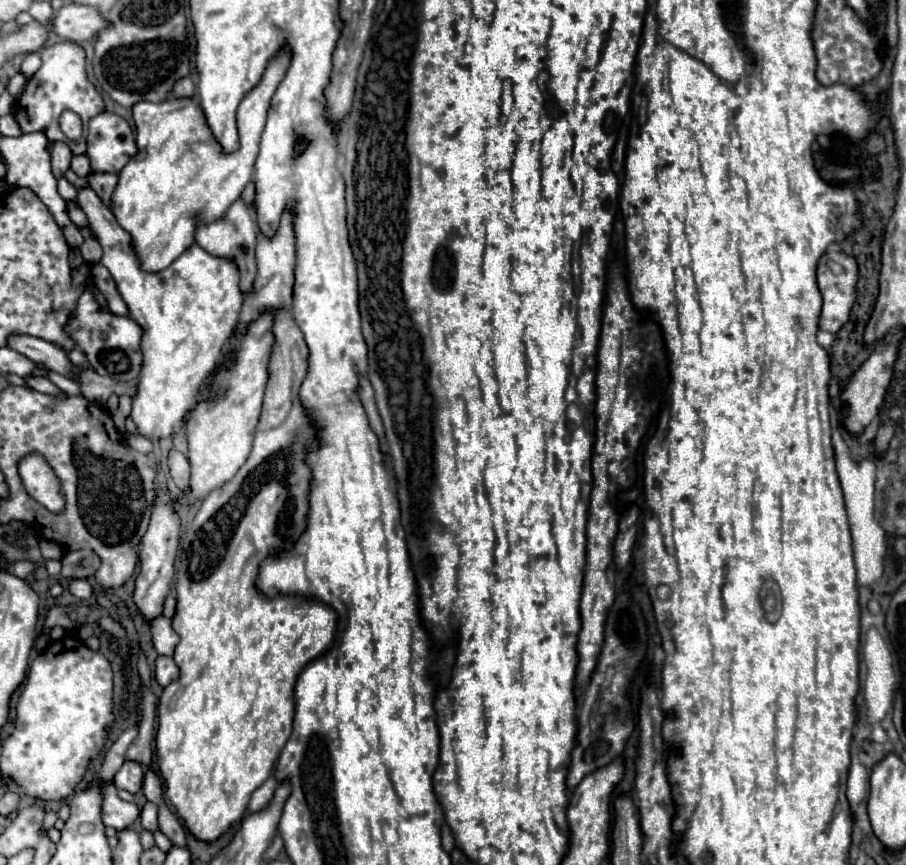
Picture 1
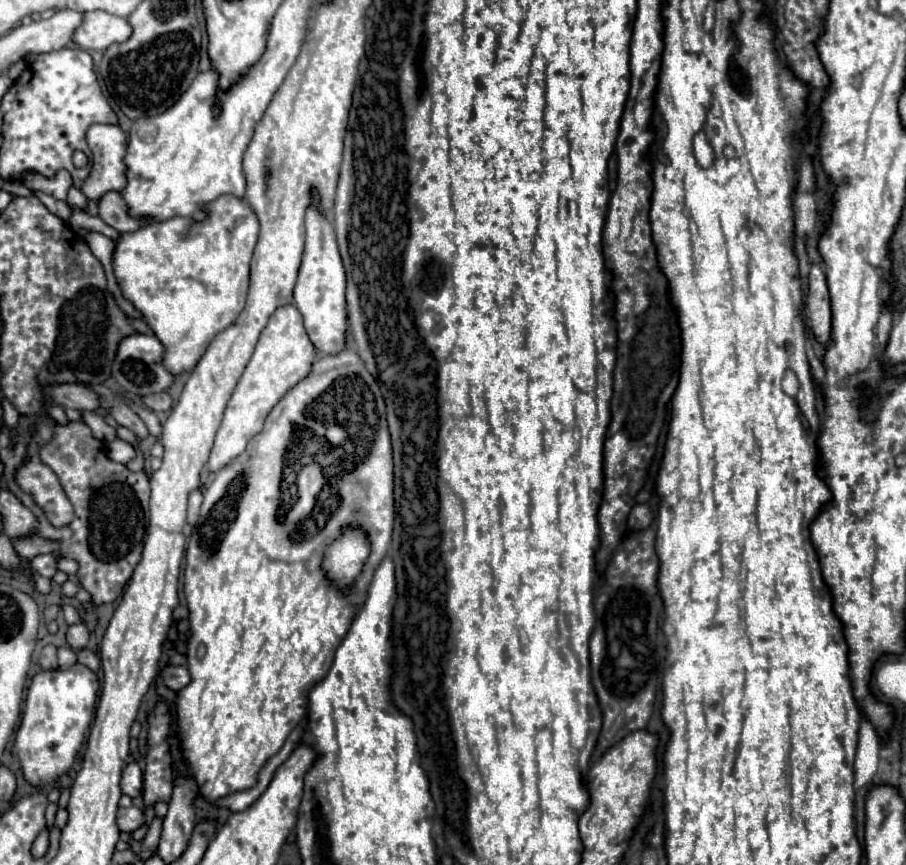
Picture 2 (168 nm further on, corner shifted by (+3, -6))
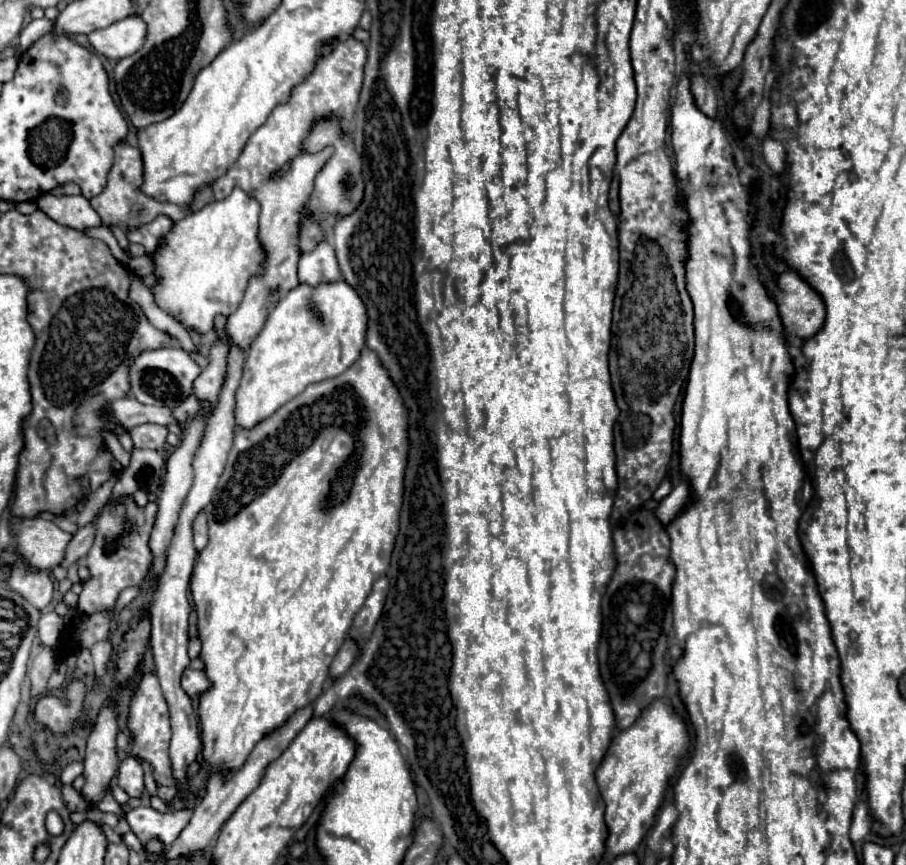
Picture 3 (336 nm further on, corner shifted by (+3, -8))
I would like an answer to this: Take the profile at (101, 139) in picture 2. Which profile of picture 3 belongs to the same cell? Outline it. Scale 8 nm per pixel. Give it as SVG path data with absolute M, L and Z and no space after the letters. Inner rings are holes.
M126 142L116 144L116 148L114 148L114 164L112 164L112 168L108 172L108 184L98 196L90 198L90 204L100 214L104 226L116 224L122 230L134 230L140 224L146 224L146 222L154 220L158 214L166 214L174 222L182 220L186 216L186 210L176 206L176 204L158 202L158 200L152 200L152 198L144 196L140 192L140 184L142 184L142 156L140 156L140 150L128 146ZM136 206L140 206L140 208L136 208ZM142 208L146 208L146 210L142 210Z

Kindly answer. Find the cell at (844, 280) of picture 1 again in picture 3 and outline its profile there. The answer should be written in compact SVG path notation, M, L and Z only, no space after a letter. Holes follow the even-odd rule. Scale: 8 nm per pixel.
M788 270L780 276L778 288L780 288L780 294L774 298L778 302L778 310L780 310L786 332L792 330L794 334L798 334L800 338L806 338L806 340L812 338L816 332L820 332L824 326L824 320L826 320L826 306L824 306L822 296L794 270Z

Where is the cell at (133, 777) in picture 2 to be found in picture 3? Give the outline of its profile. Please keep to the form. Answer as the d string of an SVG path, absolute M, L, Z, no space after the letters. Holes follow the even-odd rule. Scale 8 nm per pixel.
M126 758L118 770L118 786L132 798L140 798L144 792L144 768L136 758Z

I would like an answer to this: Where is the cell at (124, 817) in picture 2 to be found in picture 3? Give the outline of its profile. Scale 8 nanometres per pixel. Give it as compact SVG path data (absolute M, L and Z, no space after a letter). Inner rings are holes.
M138 806L126 812L126 822L142 844L148 844L148 840L164 840L164 848L168 848L178 838L182 828L190 822L190 816L190 808L160 814L150 806Z

